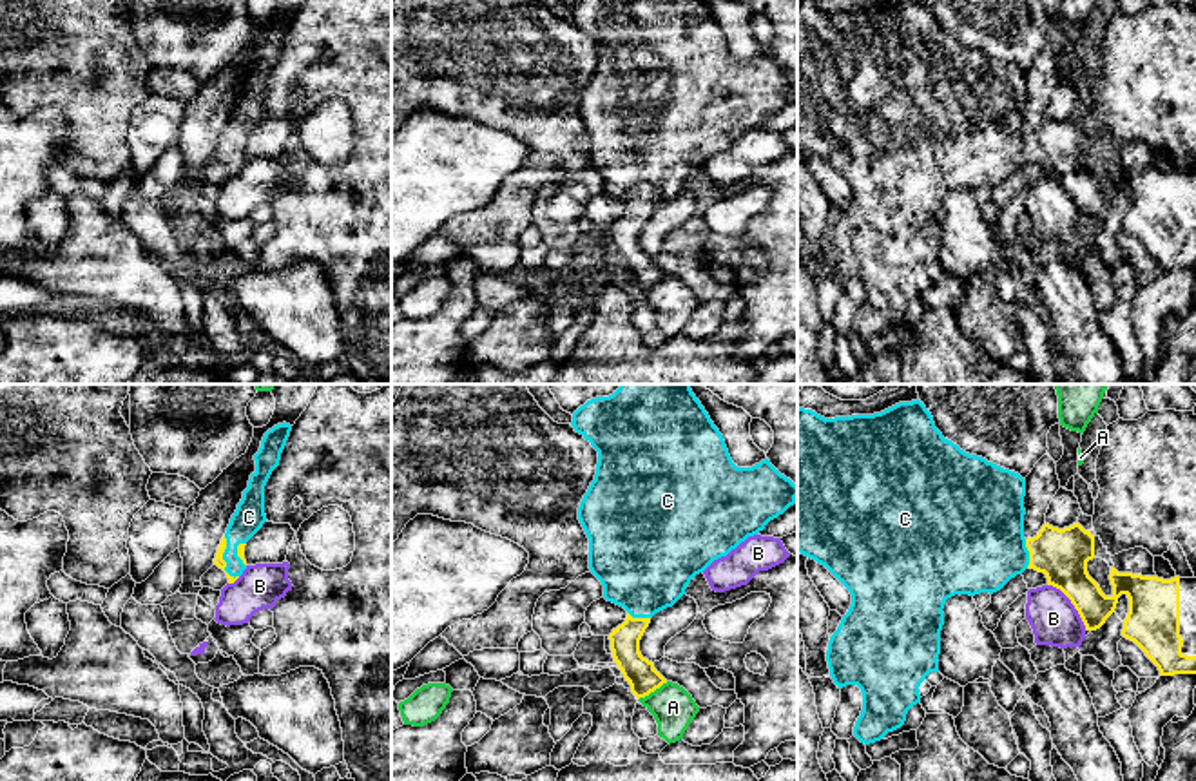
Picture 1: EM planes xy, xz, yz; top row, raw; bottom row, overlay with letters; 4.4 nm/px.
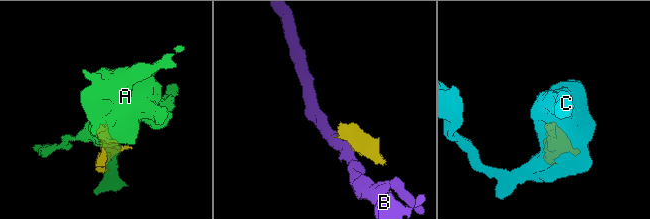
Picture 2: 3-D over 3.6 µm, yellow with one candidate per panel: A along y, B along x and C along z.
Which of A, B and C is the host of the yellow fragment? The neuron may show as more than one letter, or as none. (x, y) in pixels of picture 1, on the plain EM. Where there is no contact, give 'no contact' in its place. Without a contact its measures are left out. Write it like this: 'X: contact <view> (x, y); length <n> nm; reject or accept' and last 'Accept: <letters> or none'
A: contact xz (653, 285); length 160 nm; reject
B: contact yz (1071, 196); length 260 nm; reject
C: contact xy (221, 153); length 200 nm; accept
Accept: C

